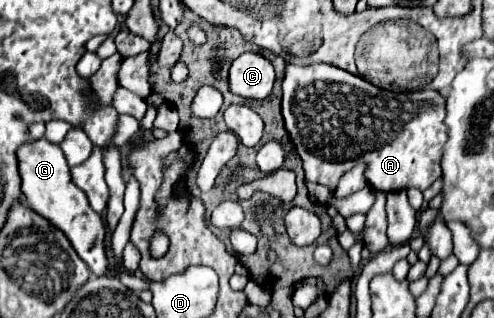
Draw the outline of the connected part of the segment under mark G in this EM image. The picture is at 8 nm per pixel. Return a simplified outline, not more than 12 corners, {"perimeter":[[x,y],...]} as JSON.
{"perimeter":[[57,144],[17,150],[21,192],[105,276],[105,224]]}

